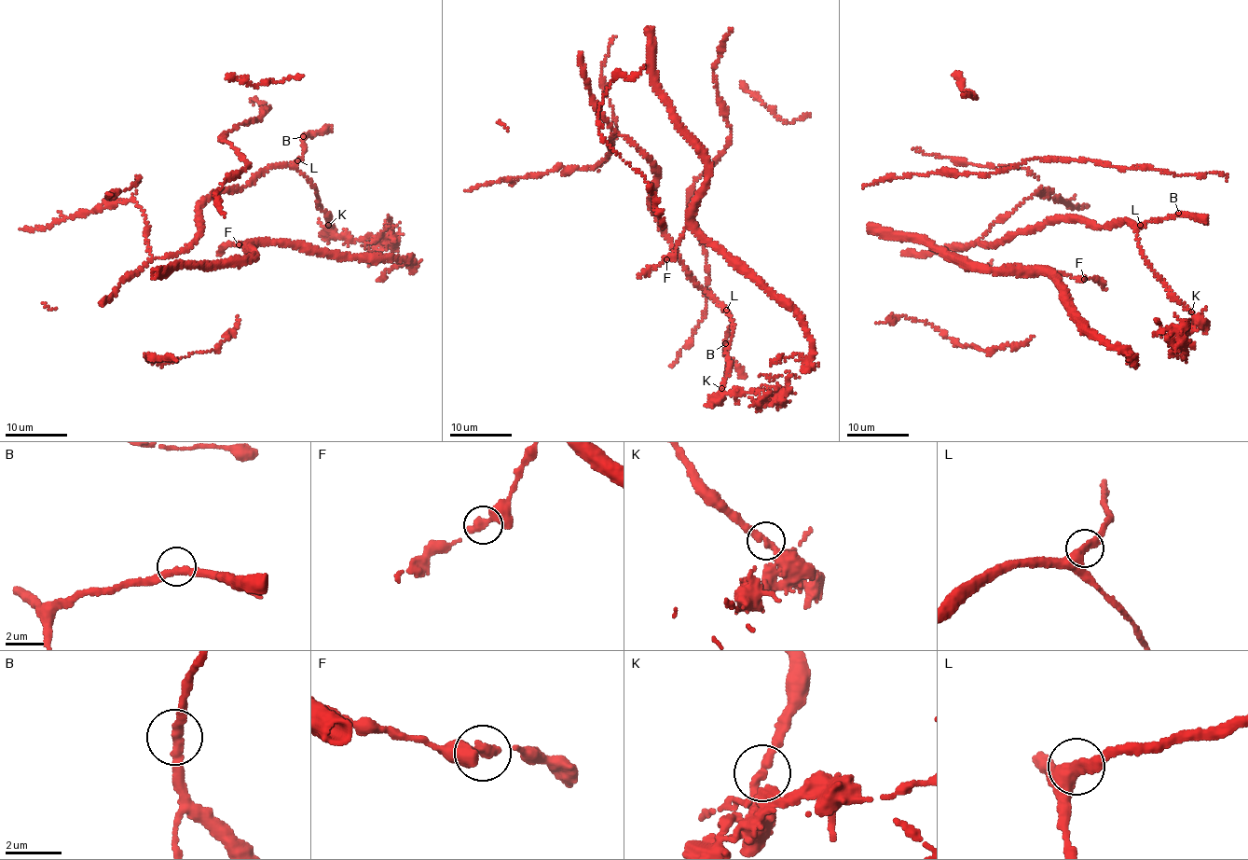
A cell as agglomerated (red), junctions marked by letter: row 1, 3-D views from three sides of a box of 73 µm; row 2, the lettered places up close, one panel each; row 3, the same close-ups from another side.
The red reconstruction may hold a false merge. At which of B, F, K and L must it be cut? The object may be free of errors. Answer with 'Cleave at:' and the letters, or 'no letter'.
Cleave at: K

